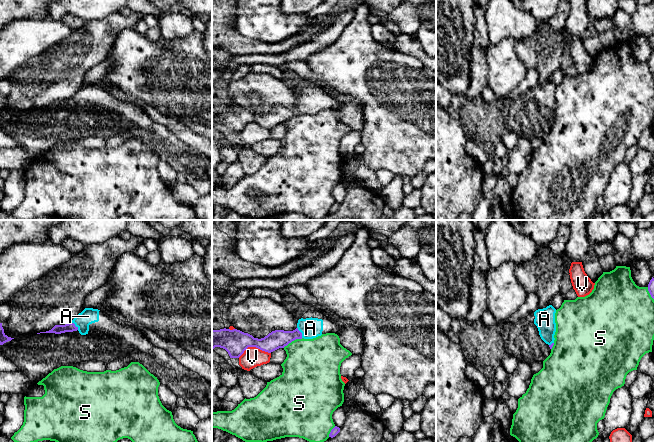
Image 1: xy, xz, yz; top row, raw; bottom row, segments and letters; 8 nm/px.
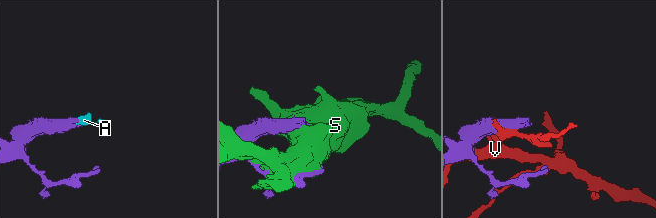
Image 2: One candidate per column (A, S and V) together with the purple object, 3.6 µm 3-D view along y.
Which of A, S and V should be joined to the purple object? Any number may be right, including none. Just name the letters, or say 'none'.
A

